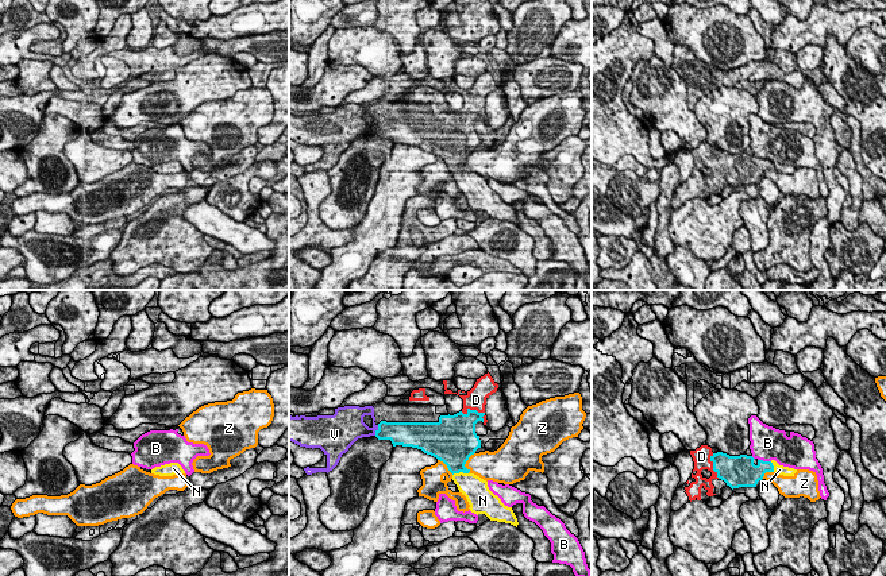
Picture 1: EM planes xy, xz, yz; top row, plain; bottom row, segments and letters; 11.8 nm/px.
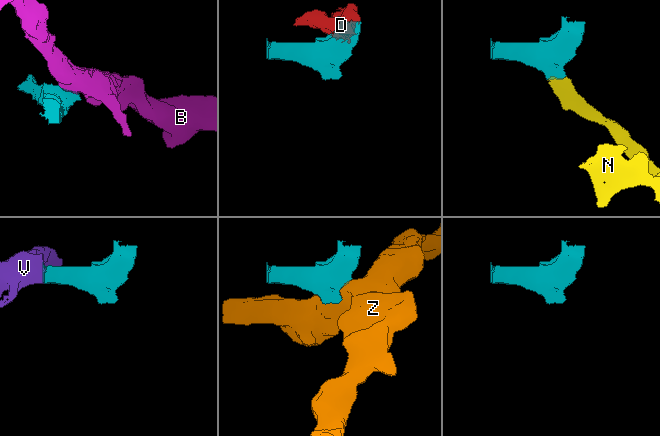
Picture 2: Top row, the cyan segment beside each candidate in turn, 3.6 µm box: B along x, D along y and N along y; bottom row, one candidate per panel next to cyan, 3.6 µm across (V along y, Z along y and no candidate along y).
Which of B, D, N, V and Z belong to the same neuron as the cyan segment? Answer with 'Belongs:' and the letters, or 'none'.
Belongs: D, N, V

